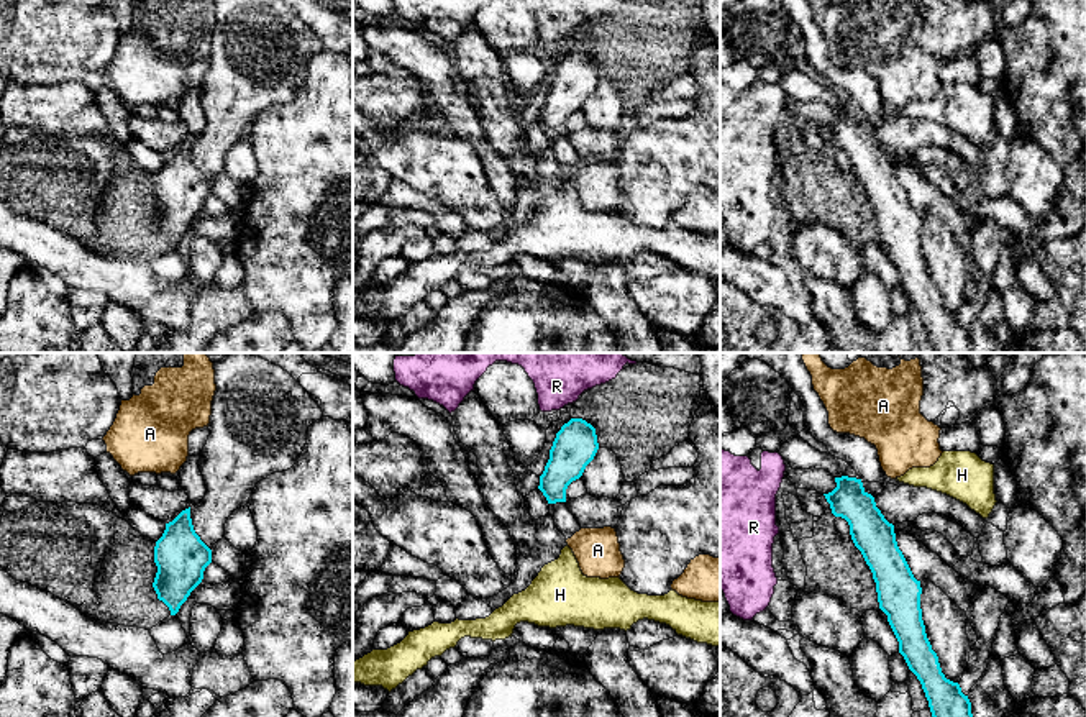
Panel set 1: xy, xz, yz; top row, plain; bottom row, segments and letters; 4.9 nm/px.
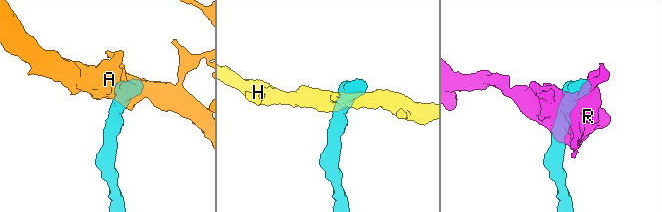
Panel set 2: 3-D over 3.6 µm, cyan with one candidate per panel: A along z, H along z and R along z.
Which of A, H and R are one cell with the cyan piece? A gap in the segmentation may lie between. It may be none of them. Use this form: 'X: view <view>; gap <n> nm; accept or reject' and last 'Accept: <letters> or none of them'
A: view yz; gap 120 nm; reject
H: view yz; gap 140 nm; reject
R: view xz; gap 70 nm; reject
Accept: none of them

